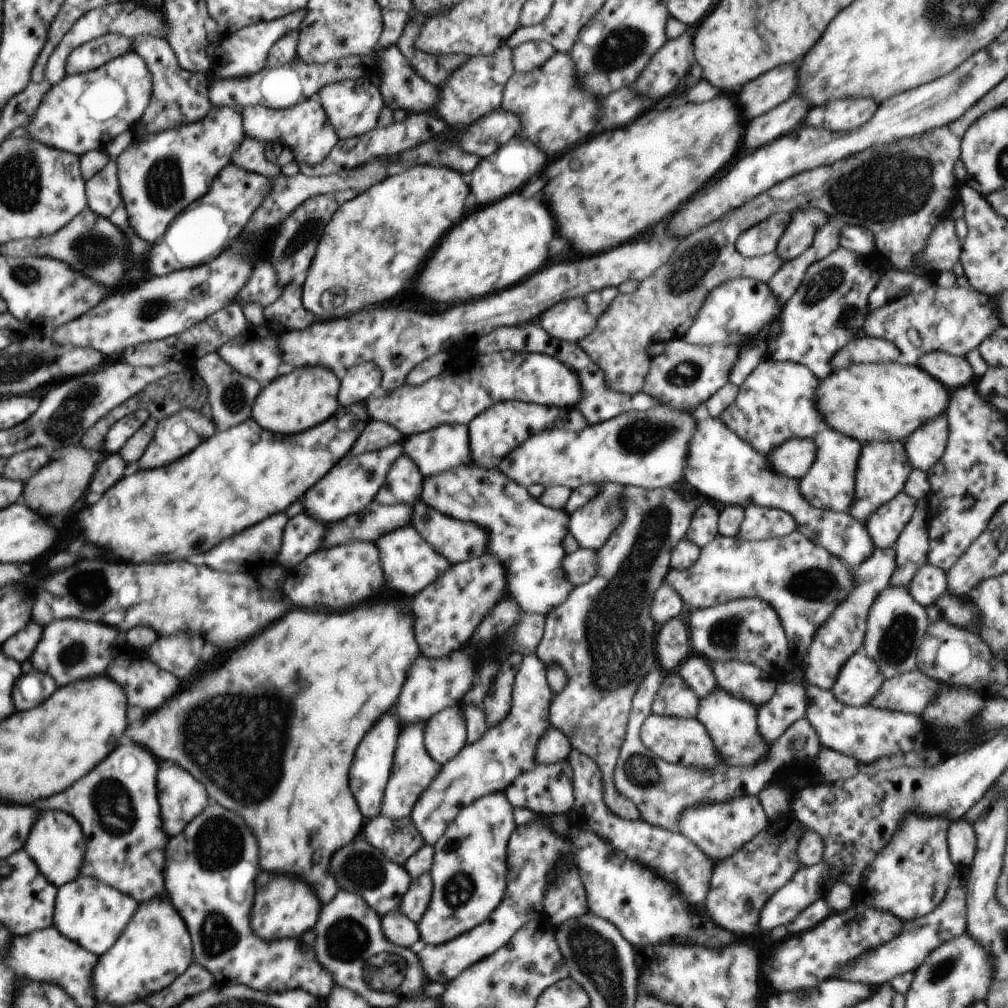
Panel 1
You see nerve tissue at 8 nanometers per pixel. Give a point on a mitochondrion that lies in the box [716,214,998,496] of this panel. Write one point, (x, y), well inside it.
(838, 272)

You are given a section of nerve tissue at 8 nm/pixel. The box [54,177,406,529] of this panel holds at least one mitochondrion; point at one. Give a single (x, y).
(294, 242)

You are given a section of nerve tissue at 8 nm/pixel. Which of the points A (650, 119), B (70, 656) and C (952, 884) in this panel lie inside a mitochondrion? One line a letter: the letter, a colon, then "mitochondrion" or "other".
A: other
B: mitochondrion
C: other

